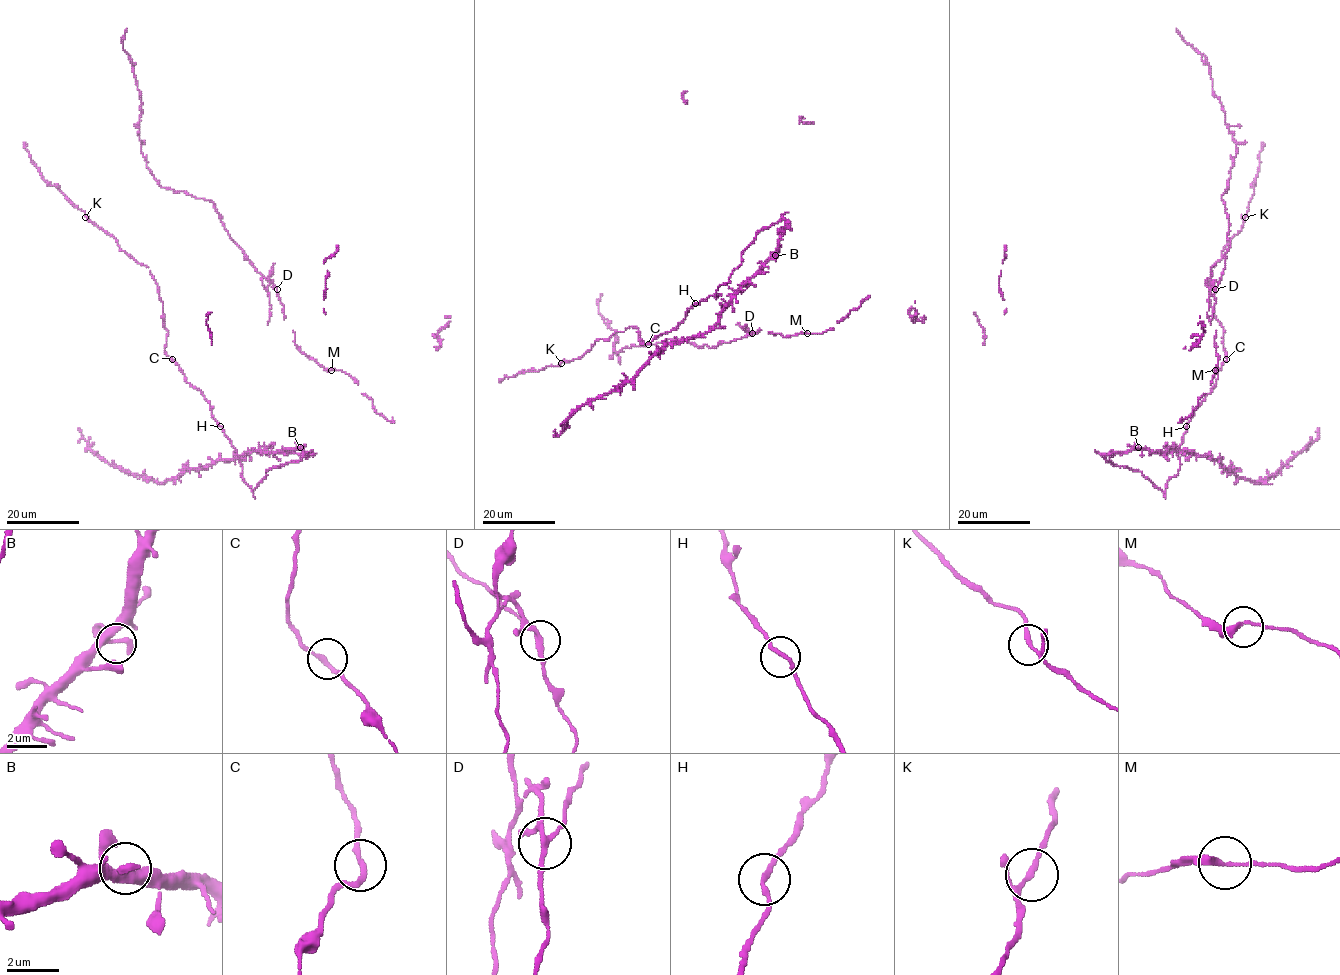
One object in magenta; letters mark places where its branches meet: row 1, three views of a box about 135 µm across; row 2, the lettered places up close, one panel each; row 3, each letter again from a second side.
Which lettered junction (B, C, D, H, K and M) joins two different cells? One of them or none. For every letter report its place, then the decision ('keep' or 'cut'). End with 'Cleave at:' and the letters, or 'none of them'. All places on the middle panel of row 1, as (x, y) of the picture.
B: (775, 255) | keep
C: (648, 344) | keep
D: (752, 333) | cut
H: (695, 303) | keep
K: (561, 363) | keep
M: (807, 333) | keep
Cleave at: D

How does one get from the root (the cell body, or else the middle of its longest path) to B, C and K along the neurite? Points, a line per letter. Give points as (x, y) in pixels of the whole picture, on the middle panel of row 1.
B: (695, 304), (710, 296), (716, 298), (717, 288), (728, 282), (755, 234), (781, 218), (785, 231), (775, 255)
C: (695, 304), (675, 329), (662, 333), (648, 344)
K: (695, 304), (675, 329), (648, 344), (641, 344), (639, 329), (629, 327), (598, 339), (577, 359), (561, 363)

